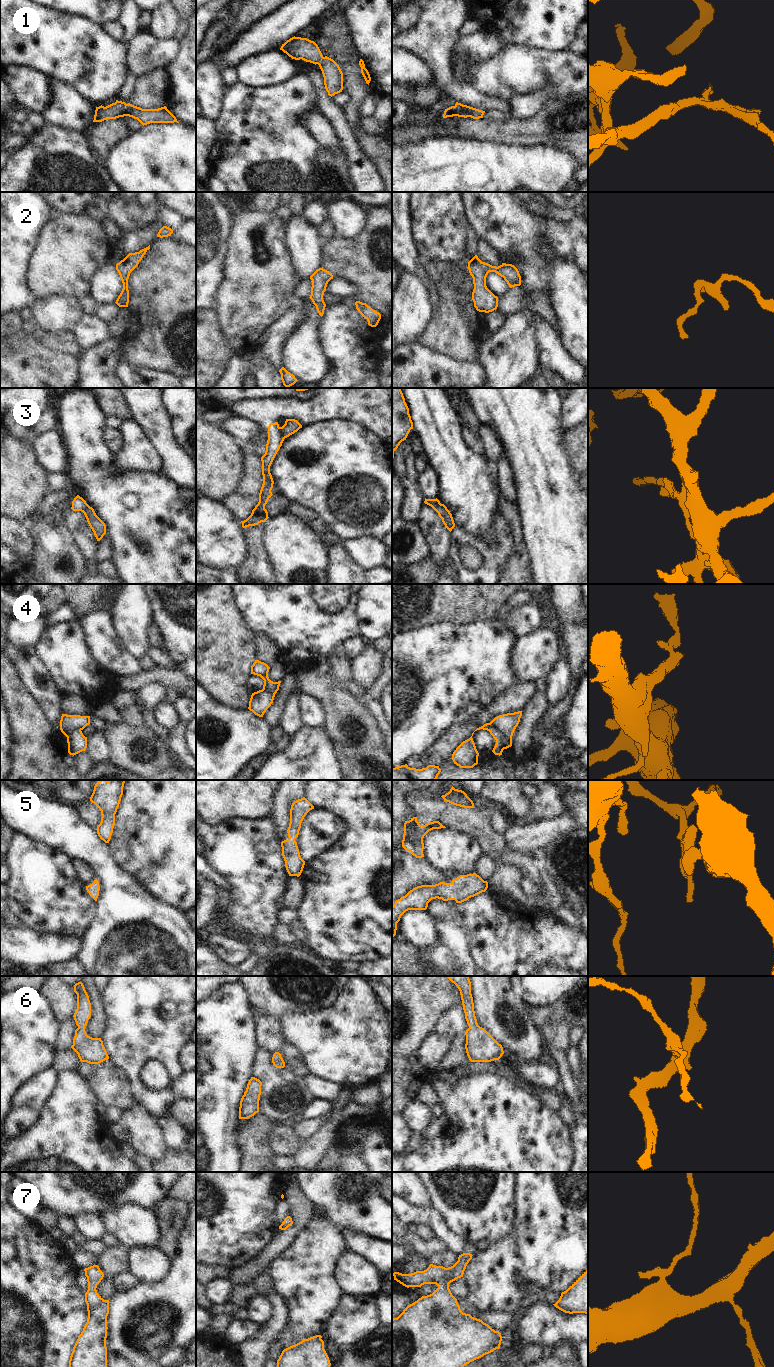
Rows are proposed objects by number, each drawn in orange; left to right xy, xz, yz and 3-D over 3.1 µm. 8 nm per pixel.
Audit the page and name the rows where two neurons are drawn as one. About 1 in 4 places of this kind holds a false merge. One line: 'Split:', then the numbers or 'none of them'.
Split: 3, 4

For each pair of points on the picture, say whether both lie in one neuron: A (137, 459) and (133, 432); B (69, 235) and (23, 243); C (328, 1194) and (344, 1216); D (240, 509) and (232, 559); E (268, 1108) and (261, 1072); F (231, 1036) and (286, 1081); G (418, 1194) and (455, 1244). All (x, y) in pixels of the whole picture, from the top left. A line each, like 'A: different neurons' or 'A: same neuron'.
A: same neuron
B: different neurons
C: same neuron
D: different neurons
E: same neuron
F: different neurons
G: different neurons

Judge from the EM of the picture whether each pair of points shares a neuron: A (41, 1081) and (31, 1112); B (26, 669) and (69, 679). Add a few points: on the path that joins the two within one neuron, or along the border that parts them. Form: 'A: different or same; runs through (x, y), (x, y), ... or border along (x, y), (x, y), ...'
A: same; runs through (37, 1089), (31, 1096), (31, 1104)
B: different; border along (37, 656), (62, 696)

